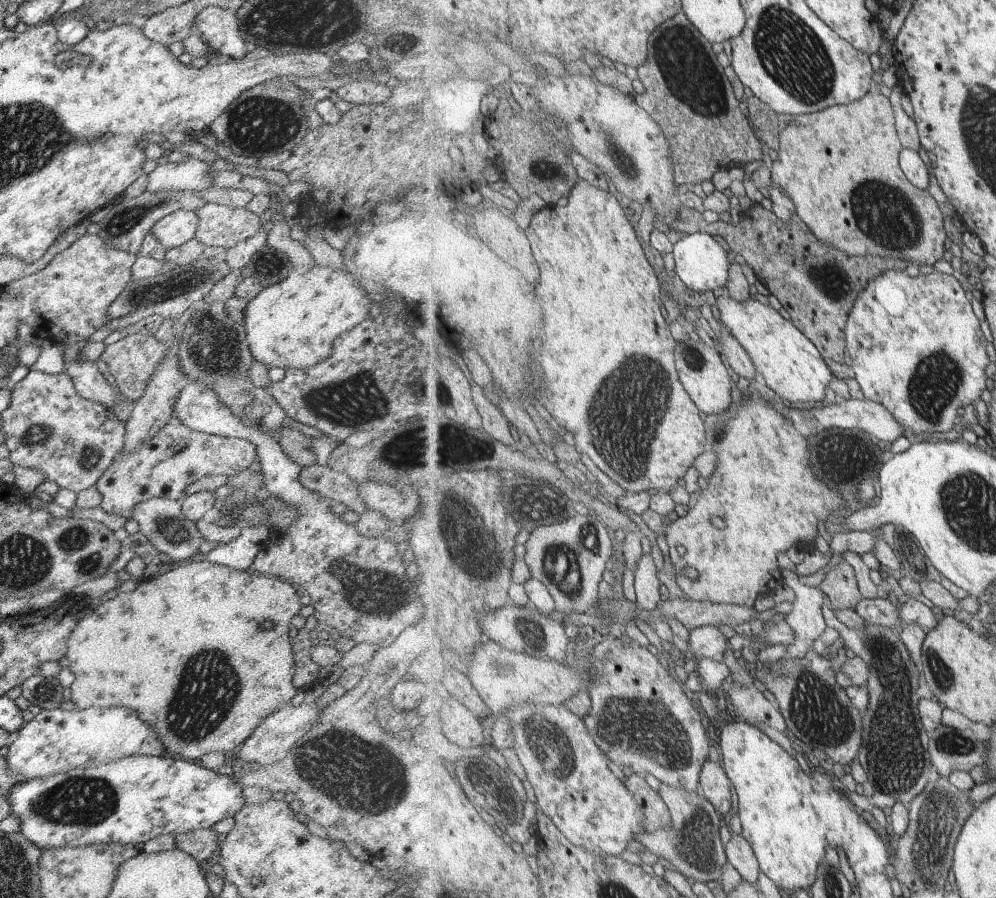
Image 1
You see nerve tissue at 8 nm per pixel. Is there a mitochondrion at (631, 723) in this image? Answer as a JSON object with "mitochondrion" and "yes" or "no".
{"mitochondrion":"yes"}

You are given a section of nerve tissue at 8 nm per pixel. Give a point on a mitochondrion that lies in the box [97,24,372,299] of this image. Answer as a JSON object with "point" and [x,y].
{"point":[262,121]}

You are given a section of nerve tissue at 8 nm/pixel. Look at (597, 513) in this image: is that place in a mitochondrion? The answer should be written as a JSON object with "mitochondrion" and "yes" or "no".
{"mitochondrion":"no"}

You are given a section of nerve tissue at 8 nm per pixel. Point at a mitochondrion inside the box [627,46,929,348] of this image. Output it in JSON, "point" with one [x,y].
{"point":[888,216]}

